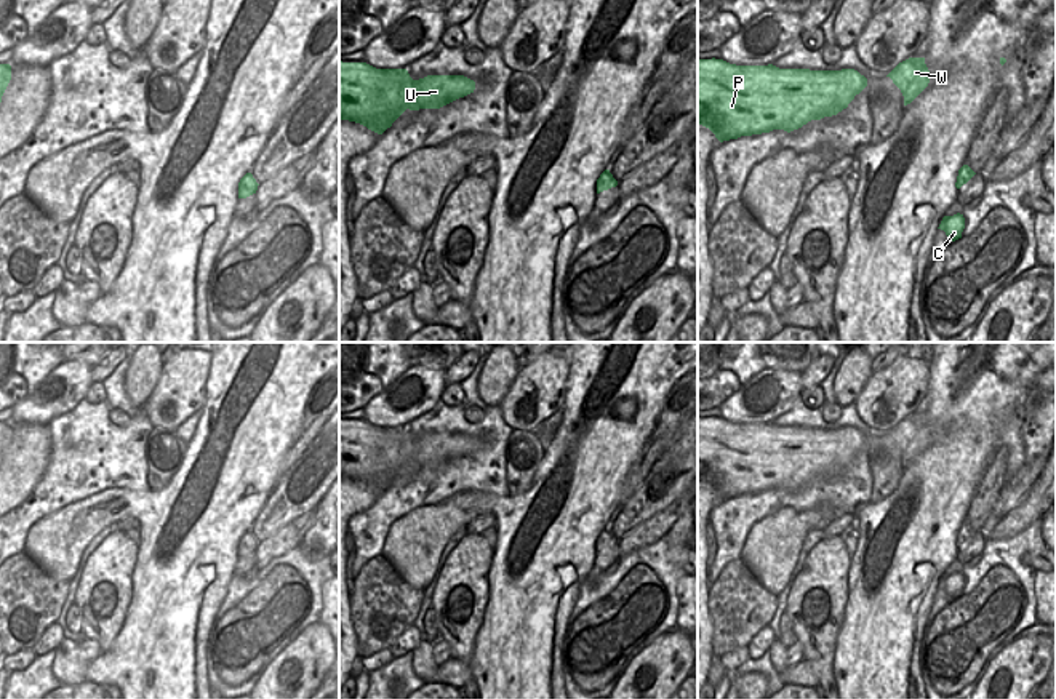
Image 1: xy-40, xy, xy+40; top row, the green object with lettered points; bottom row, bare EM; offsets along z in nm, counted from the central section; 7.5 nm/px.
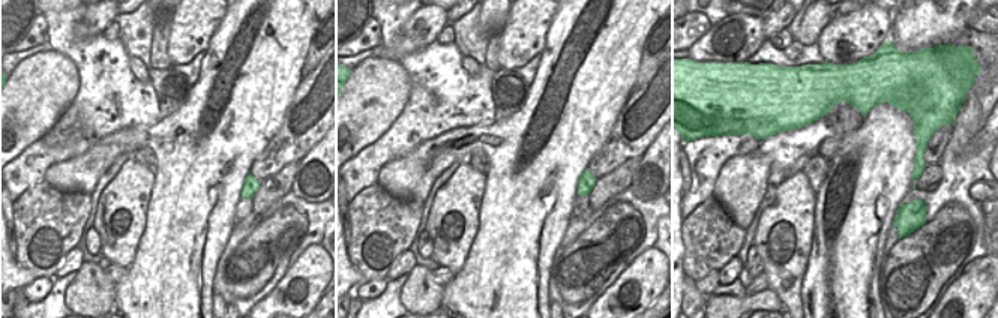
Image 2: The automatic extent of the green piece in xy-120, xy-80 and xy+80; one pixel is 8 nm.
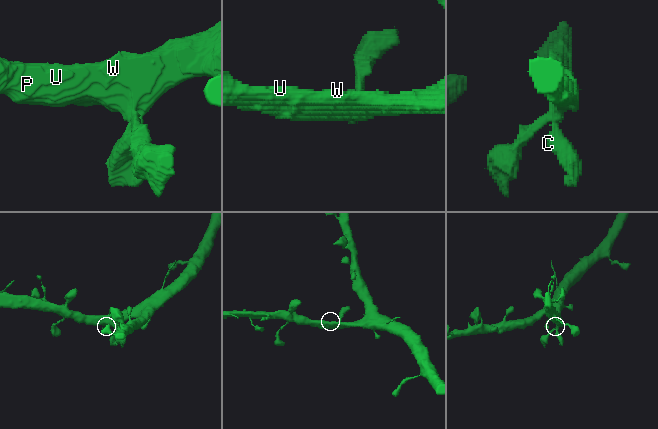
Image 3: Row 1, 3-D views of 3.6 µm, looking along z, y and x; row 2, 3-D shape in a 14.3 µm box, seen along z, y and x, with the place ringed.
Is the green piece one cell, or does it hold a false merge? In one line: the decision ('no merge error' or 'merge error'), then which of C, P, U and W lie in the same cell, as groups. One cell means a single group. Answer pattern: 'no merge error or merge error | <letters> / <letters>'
no merge error | C P U W

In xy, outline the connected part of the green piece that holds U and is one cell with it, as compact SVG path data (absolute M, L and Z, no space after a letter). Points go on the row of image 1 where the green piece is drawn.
M339 61L339 120L382 134L406 109L440 109L474 90L475 82L464 75L413 80L406 69Z

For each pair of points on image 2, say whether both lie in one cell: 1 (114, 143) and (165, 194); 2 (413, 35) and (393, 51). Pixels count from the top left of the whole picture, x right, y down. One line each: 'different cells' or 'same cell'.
1: same cell
2: same cell

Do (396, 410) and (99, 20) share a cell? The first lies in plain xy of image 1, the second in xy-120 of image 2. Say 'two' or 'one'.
one

